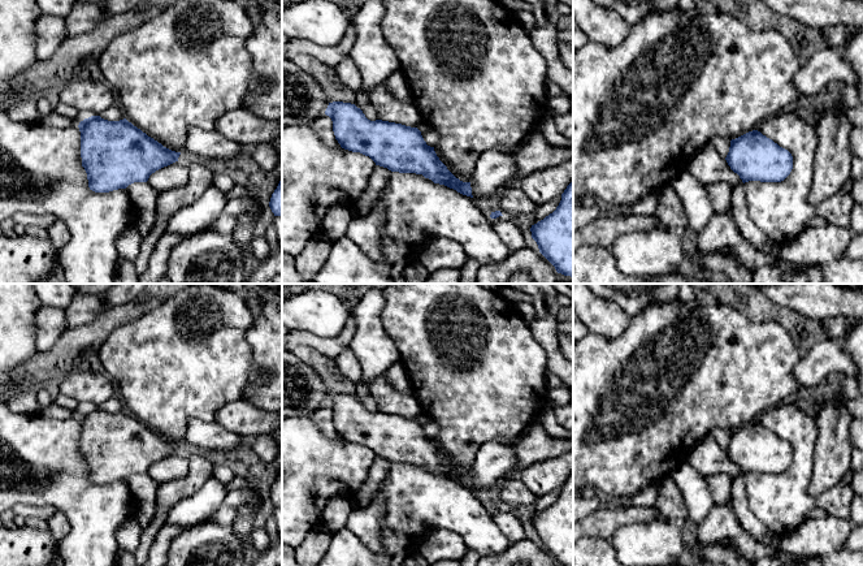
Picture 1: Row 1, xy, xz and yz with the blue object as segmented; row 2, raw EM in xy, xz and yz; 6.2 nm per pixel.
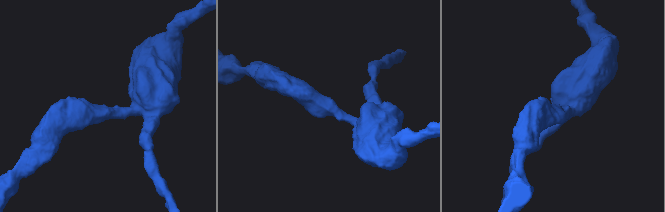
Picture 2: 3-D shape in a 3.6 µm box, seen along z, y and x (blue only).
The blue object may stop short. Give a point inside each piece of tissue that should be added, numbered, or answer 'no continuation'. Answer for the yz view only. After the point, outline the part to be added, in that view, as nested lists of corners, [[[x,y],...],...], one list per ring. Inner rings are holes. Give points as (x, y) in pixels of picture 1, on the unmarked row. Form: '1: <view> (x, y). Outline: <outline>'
no continuation

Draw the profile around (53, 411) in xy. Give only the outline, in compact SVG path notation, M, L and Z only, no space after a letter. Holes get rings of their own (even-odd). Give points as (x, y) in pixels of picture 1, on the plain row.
M52 402L47 407L40 407L38 414L43 418L55 419L55 420L66 420L78 415L78 412L66 410L55 402Z

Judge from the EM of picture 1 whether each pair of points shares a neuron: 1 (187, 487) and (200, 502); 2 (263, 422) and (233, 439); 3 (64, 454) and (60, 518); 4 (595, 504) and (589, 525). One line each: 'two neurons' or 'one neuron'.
1: two neurons
2: two neurons
3: two neurons
4: two neurons

